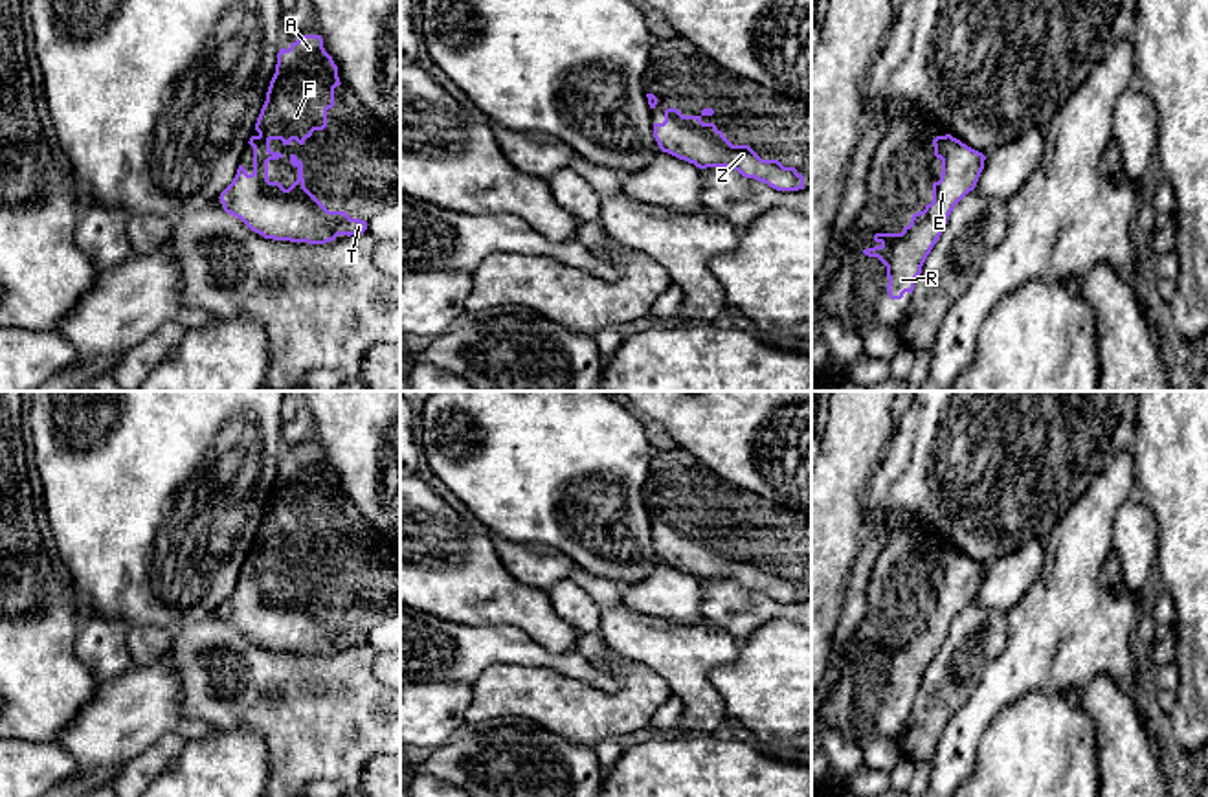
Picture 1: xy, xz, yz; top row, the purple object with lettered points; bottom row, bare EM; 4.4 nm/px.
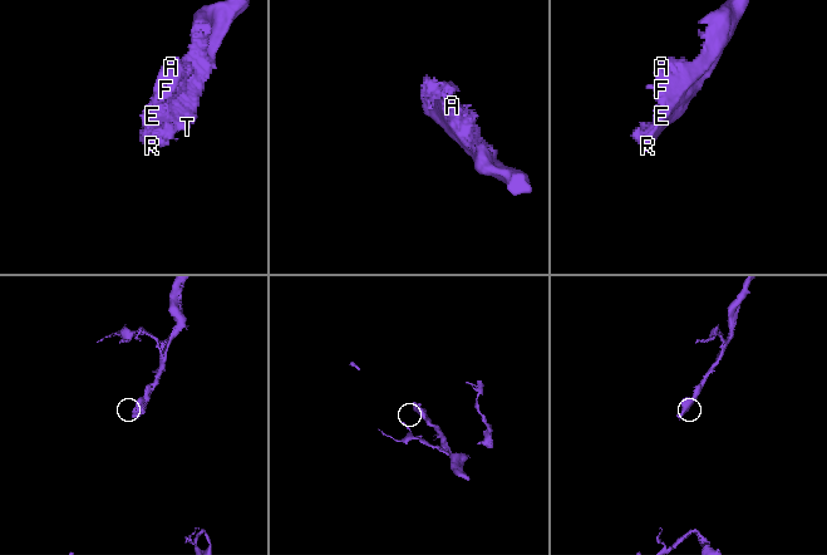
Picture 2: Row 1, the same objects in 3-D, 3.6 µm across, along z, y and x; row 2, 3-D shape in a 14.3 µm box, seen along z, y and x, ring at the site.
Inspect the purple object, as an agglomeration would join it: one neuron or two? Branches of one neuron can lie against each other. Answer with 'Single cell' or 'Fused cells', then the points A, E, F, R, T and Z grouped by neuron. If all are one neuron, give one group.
Single cell. Groups: A E F R T Z

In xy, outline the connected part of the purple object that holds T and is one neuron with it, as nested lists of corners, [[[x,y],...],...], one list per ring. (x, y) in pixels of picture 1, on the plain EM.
[[[299,446],[288,461],[279,461],[255,534],[259,545],[248,553],[253,558],[253,584],[239,577],[233,593],[218,608],[226,624],[274,652],[325,656],[338,646],[367,641],[365,632],[329,623],[305,599],[303,573],[296,566],[290,566],[290,575],[297,580],[297,591],[288,601],[268,591],[268,573],[283,569],[270,560],[270,553],[290,556],[296,551],[303,556],[314,542],[323,542],[340,496],[338,477],[325,463],[321,446]]]

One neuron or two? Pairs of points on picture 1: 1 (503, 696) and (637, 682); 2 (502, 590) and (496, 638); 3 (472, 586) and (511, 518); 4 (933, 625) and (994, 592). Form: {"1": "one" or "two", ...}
{"1": "one", "2": "two", "3": "two", "4": "two"}

